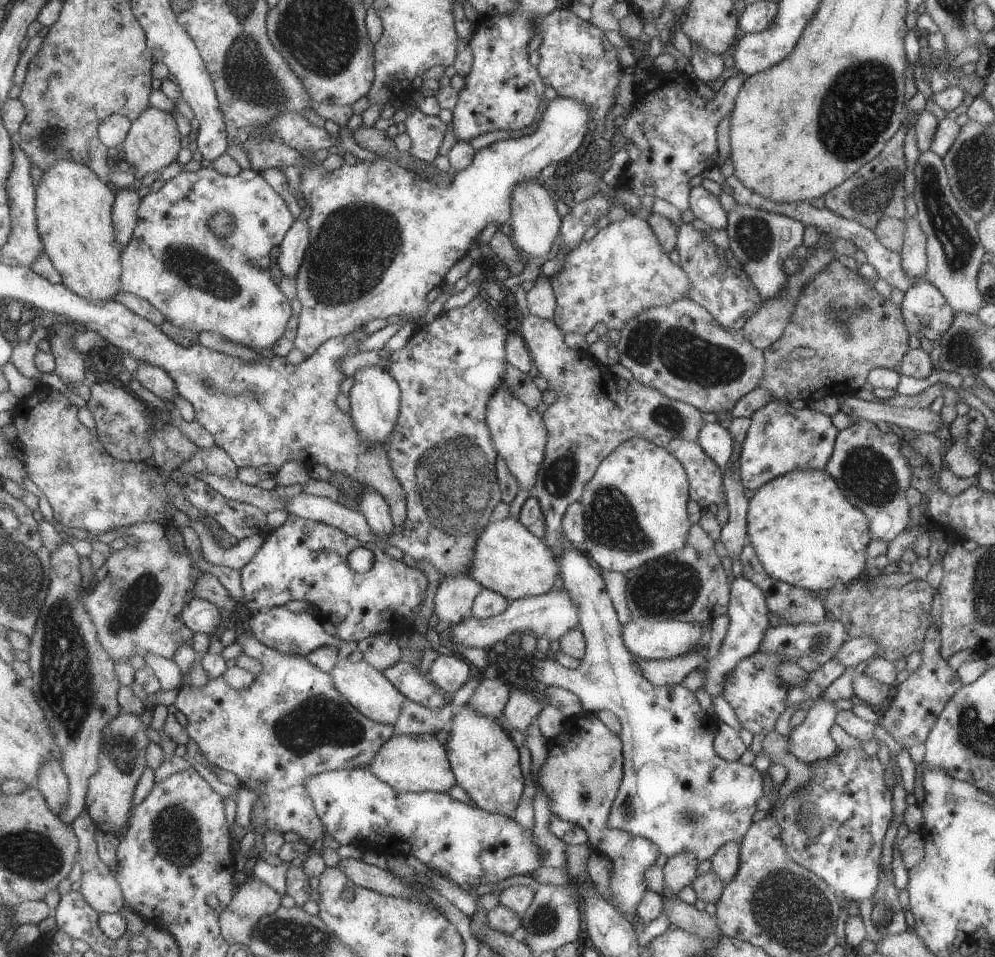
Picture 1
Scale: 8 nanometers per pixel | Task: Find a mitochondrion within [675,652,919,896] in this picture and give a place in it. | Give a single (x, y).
(691, 818)

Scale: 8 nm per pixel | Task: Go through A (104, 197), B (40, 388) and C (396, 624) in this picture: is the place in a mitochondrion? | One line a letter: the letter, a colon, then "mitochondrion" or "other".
A: other
B: other
C: other

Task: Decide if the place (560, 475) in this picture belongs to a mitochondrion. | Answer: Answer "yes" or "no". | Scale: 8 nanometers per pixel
yes

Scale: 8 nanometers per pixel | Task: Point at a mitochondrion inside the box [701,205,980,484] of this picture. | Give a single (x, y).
(753, 235)

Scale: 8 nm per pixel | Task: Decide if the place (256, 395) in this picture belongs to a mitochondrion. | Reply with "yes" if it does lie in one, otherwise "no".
yes

